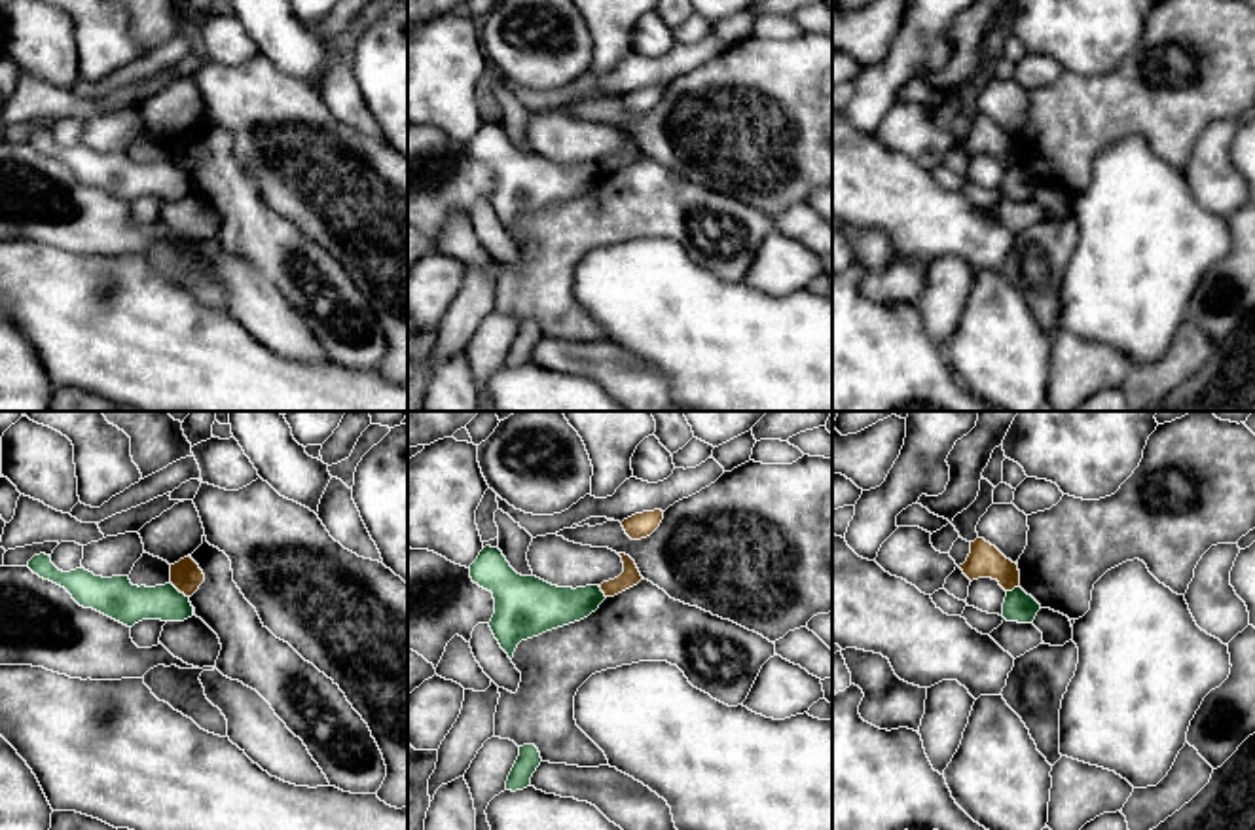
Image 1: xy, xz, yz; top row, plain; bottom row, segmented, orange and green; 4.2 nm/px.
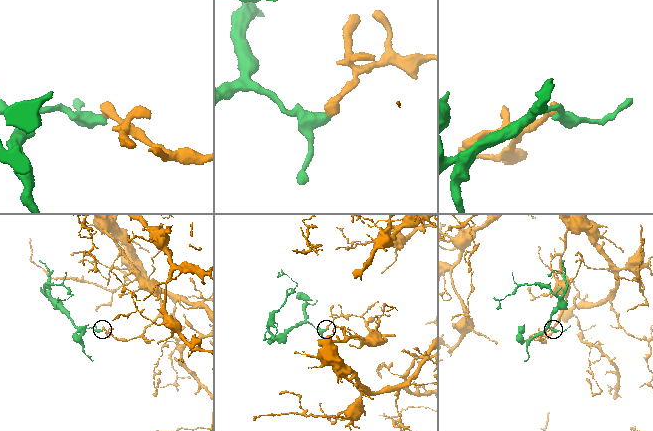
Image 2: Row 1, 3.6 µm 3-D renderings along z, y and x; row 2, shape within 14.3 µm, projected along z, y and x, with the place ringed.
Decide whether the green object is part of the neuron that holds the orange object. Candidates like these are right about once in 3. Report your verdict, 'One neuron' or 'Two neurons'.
Two neurons

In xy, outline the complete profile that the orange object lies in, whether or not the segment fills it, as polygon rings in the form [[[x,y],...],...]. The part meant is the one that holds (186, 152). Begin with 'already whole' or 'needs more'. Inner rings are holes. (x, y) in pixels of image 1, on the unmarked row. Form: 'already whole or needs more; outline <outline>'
already whole; outline [[[190,131],[171,140],[171,159],[186,172],[191,172],[203,157],[205,150]]]

